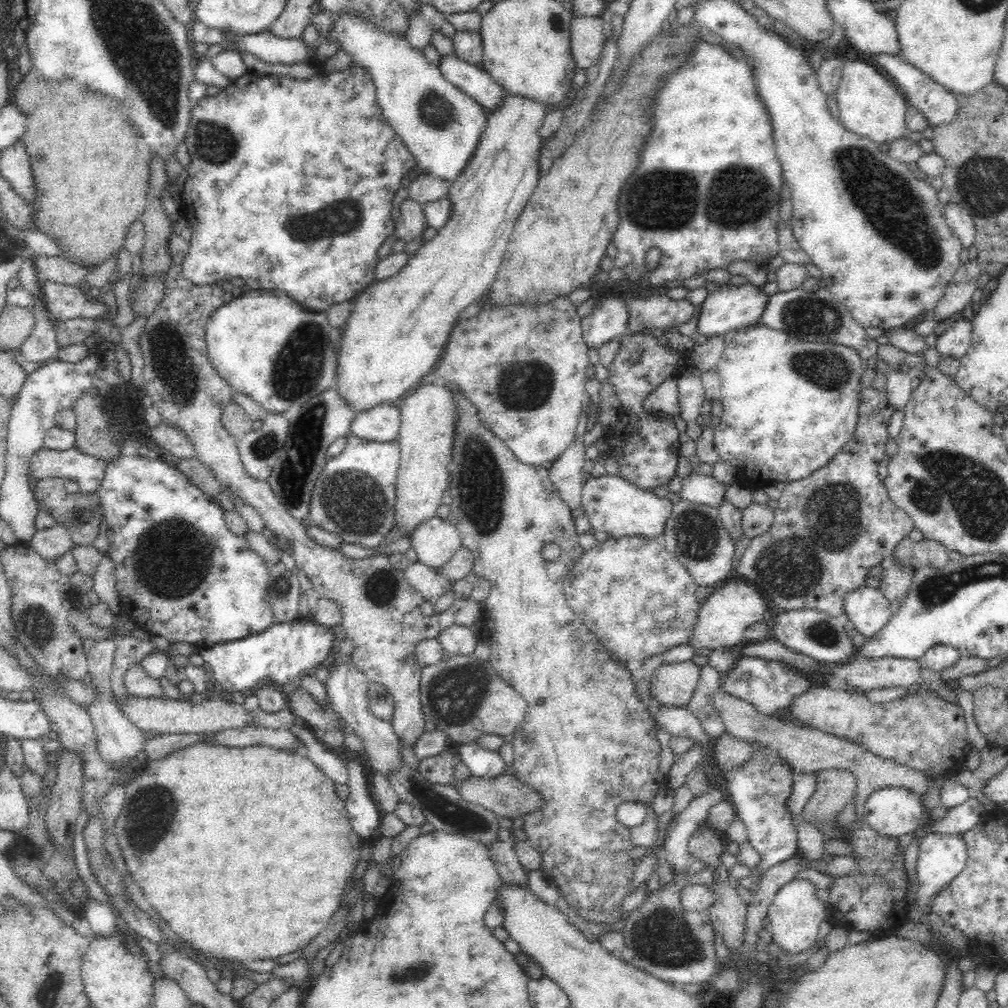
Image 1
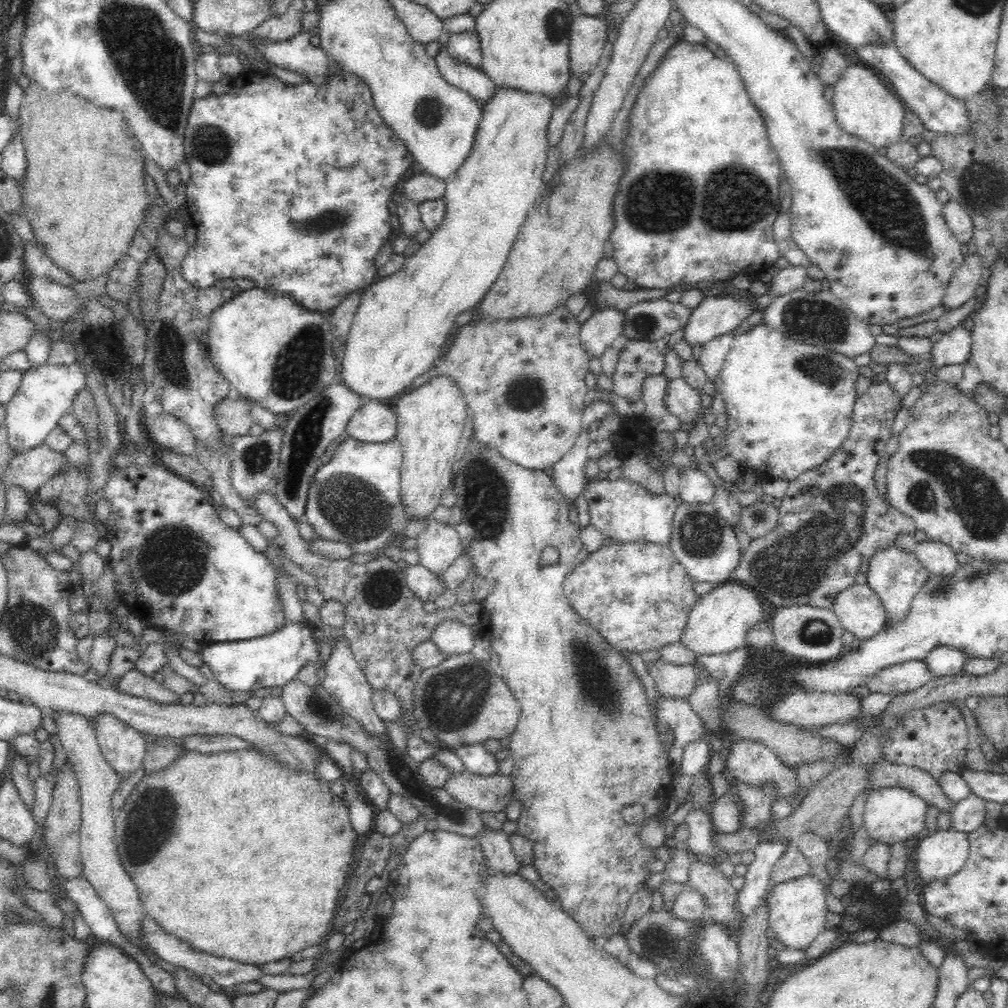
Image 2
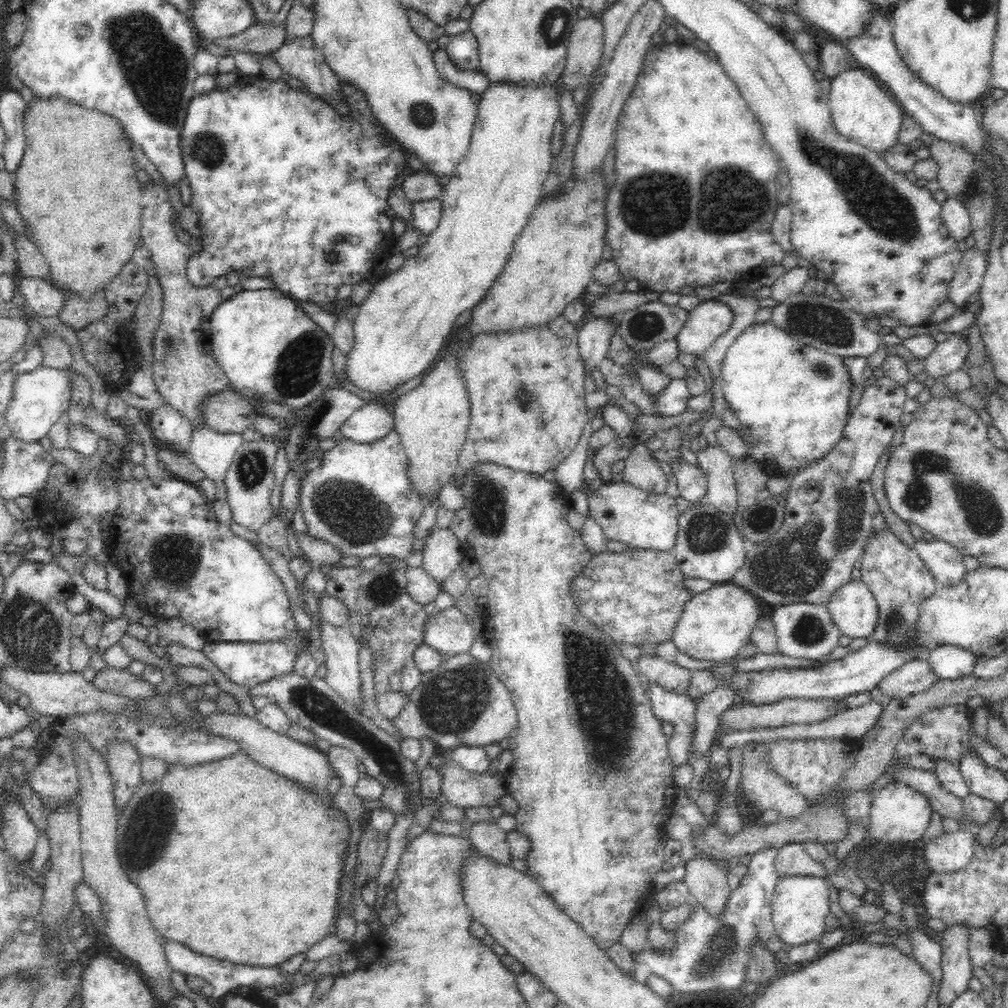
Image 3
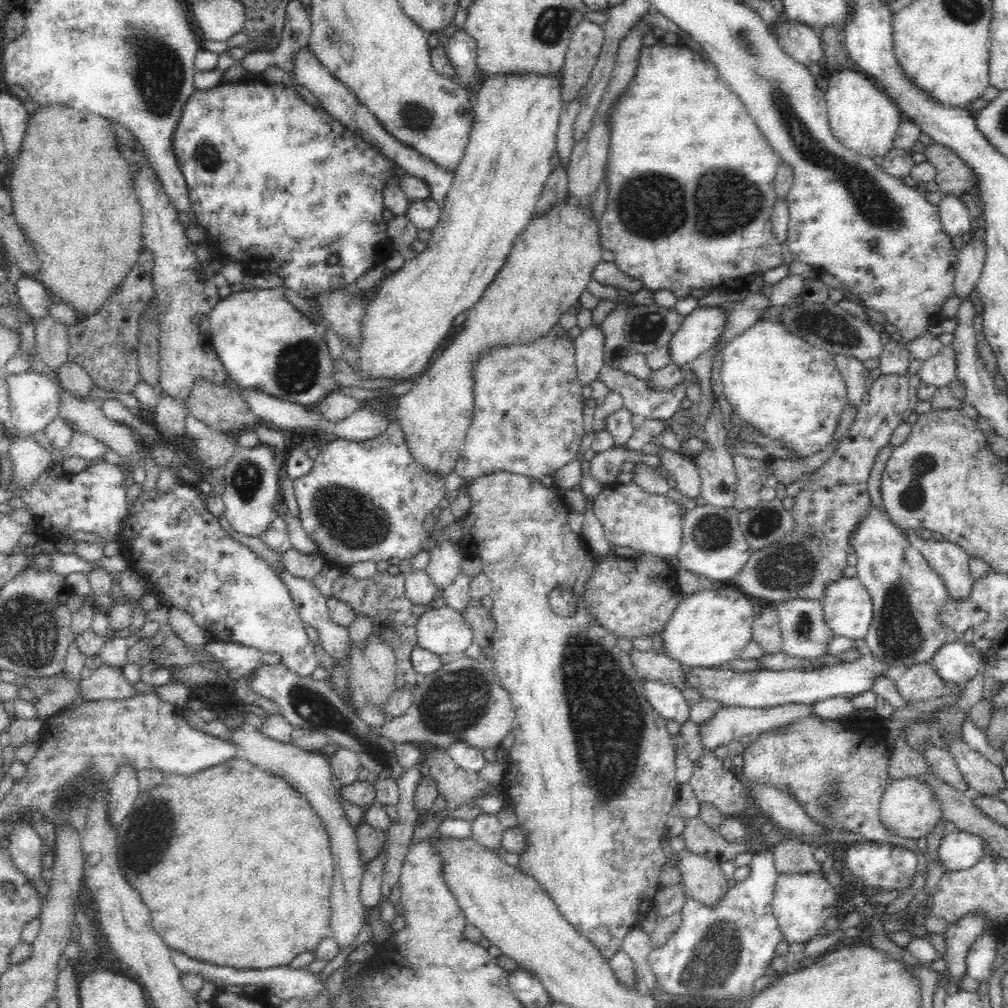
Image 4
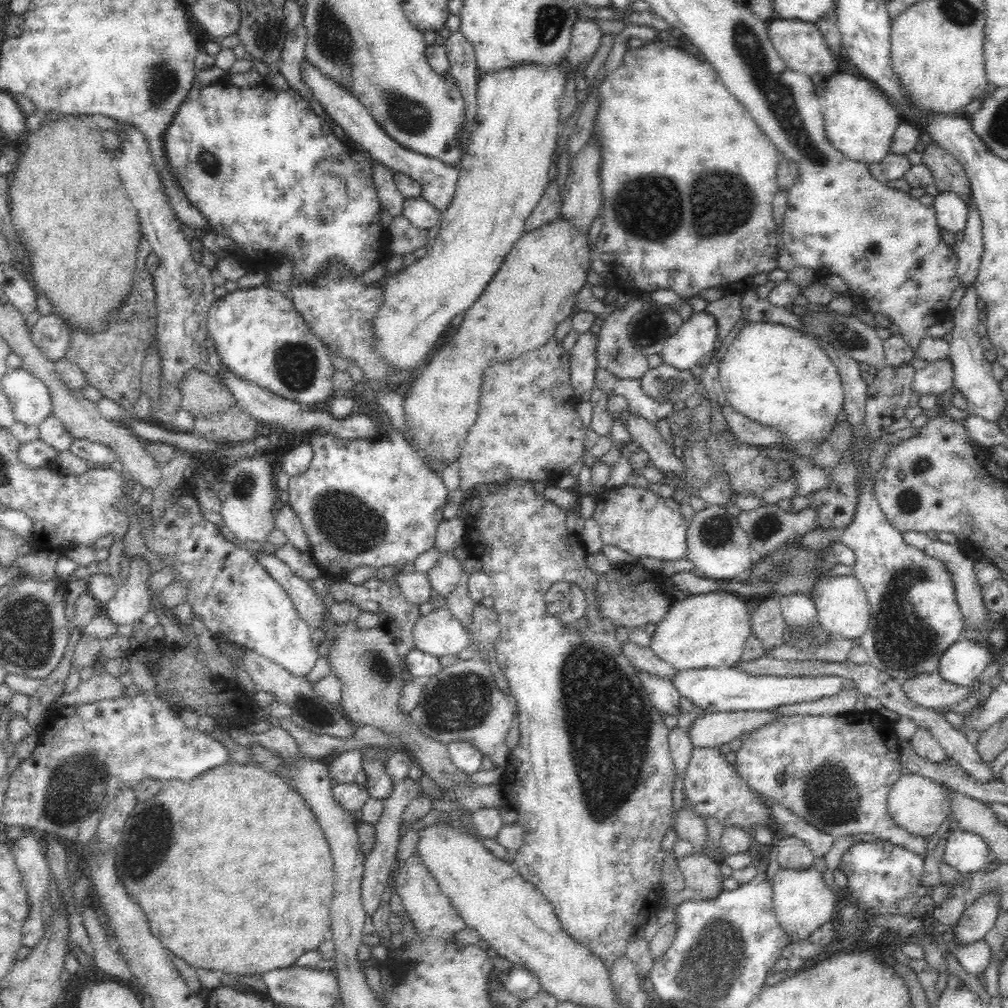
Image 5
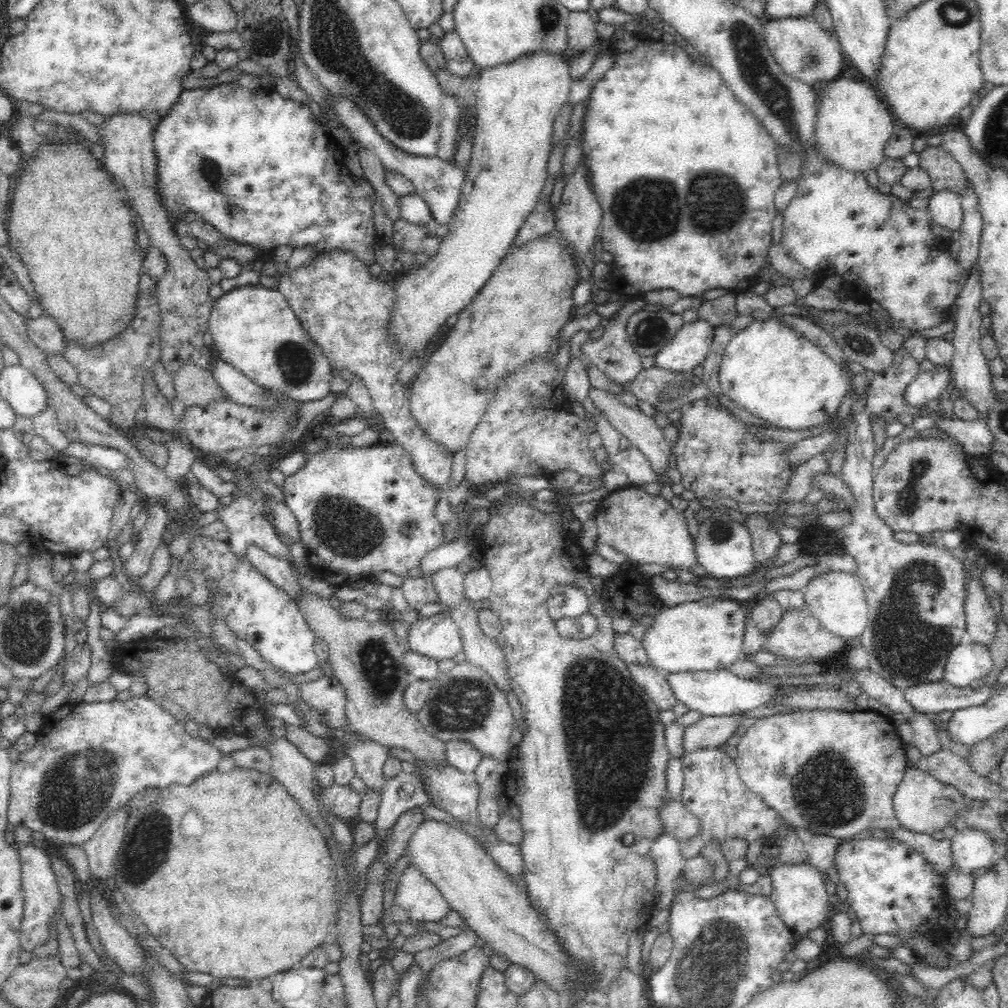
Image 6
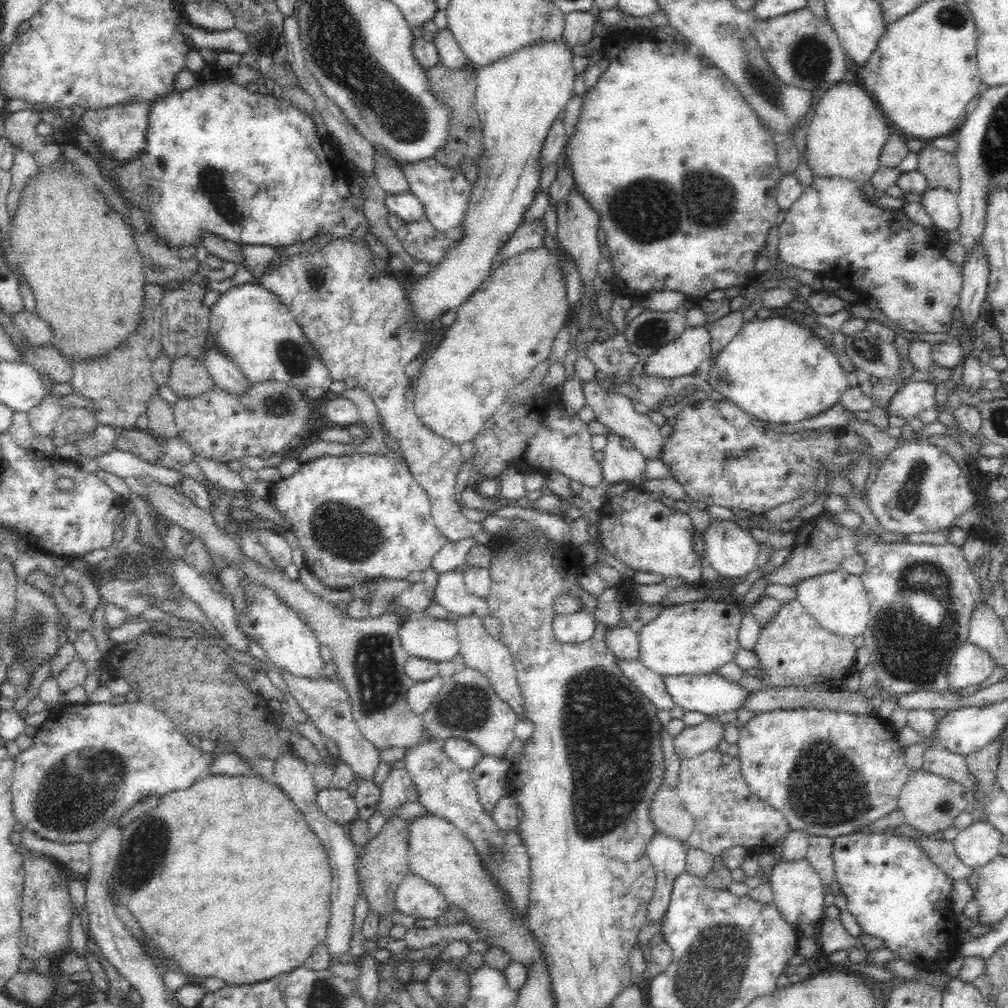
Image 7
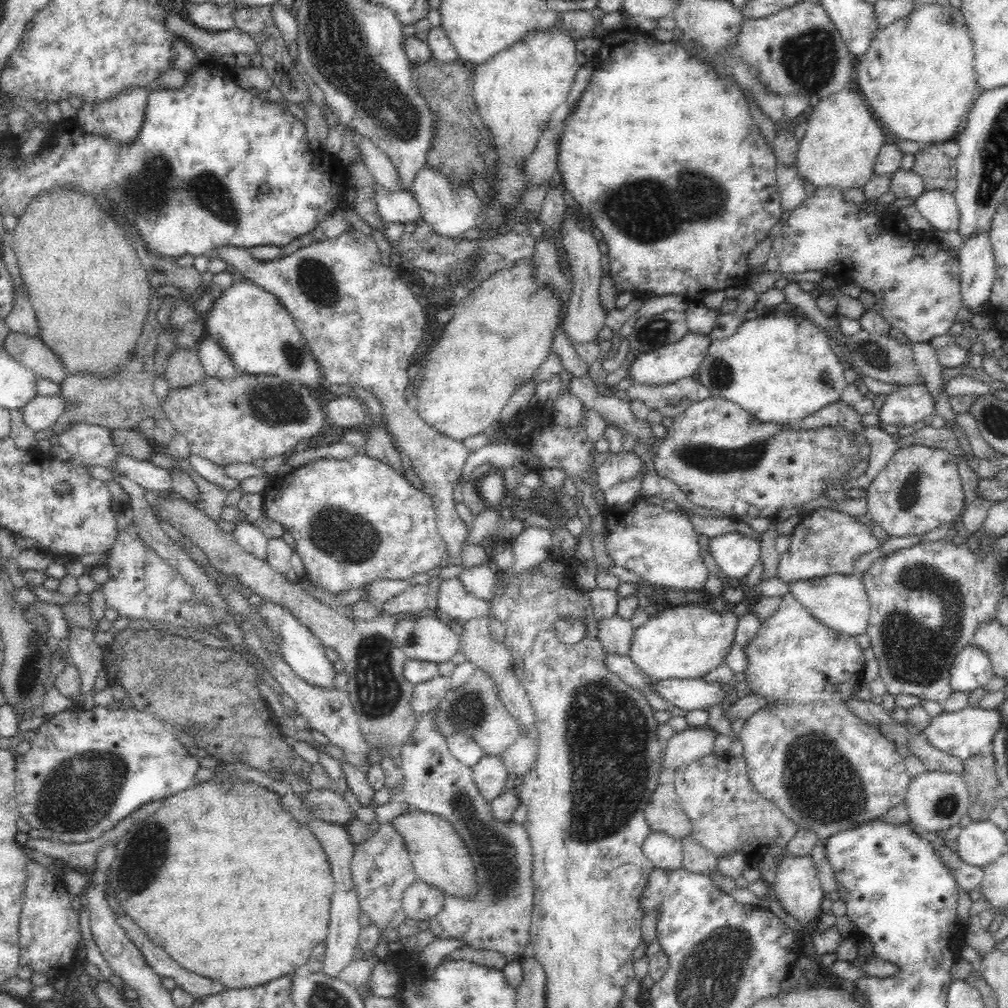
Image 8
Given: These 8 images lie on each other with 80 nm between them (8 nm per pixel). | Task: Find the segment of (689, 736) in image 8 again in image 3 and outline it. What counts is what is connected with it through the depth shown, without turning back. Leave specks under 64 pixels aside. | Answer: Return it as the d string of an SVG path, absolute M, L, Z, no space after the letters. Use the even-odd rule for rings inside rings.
M788 698L776 704L764 704L752 706L739 702L728 708L719 719L719 728L715 733L713 744L720 744L724 736L730 736L732 732L744 732L744 730L760 730L762 728L786 727L792 724L811 724L823 722L826 718L834 717L837 713L837 703L839 700L799 700L798 698Z

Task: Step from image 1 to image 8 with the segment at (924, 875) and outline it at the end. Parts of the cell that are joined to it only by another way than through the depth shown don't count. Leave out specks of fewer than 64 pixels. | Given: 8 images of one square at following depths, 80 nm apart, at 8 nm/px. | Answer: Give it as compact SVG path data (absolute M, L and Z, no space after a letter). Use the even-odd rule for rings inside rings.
M972 821L958 836L959 857L972 866L985 867L1007 852L1007 839L993 821Z

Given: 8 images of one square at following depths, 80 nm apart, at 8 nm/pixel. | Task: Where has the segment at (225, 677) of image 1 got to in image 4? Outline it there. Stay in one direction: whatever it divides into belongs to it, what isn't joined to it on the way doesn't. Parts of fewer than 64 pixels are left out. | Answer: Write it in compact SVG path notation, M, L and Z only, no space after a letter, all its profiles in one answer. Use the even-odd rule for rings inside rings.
M209 641L207 649L234 678L240 674L250 678L262 662L280 664L278 653L262 653L256 648L239 645L237 642Z

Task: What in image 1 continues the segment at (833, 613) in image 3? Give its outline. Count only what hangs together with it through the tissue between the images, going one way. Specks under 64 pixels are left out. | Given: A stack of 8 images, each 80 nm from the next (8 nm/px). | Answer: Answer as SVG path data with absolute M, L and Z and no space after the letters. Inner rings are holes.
M858 586L856 590L846 592L842 600L842 618L850 621L857 630L856 634L864 638L882 630L893 613L884 593L876 587Z

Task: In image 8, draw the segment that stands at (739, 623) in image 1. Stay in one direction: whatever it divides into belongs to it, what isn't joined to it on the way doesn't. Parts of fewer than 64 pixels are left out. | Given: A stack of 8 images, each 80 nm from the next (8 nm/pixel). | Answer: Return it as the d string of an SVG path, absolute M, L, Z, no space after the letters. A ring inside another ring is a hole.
M712 603L676 605L659 611L634 629L628 657L638 669L656 681L669 678L693 679L718 668L724 662L730 644L735 642L738 617L731 607L718 613Z

